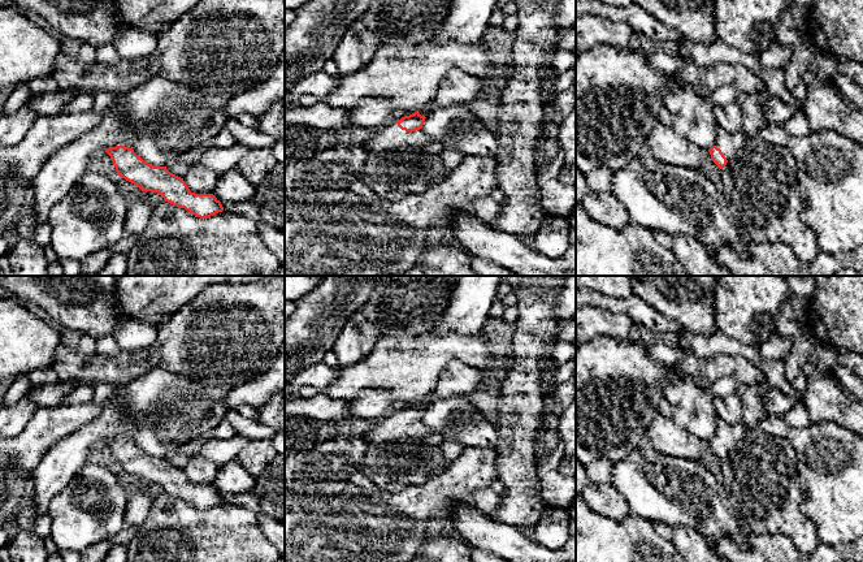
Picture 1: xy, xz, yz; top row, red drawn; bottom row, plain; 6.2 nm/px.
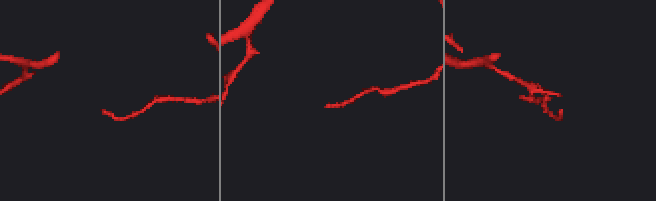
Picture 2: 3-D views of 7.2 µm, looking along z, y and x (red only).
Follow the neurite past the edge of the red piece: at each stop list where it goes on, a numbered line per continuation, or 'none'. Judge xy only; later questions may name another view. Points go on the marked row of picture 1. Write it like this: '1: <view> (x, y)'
none

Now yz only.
1: yz (729, 143)

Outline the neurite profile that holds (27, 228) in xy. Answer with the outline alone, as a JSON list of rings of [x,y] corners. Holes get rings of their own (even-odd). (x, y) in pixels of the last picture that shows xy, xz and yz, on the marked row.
[[[34,209],[18,221],[13,233],[17,238],[34,241],[43,250],[52,243],[52,228],[49,222],[38,222]]]

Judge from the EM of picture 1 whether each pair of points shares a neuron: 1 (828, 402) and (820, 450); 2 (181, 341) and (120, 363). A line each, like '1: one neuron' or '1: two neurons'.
1: two neurons
2: one neuron

